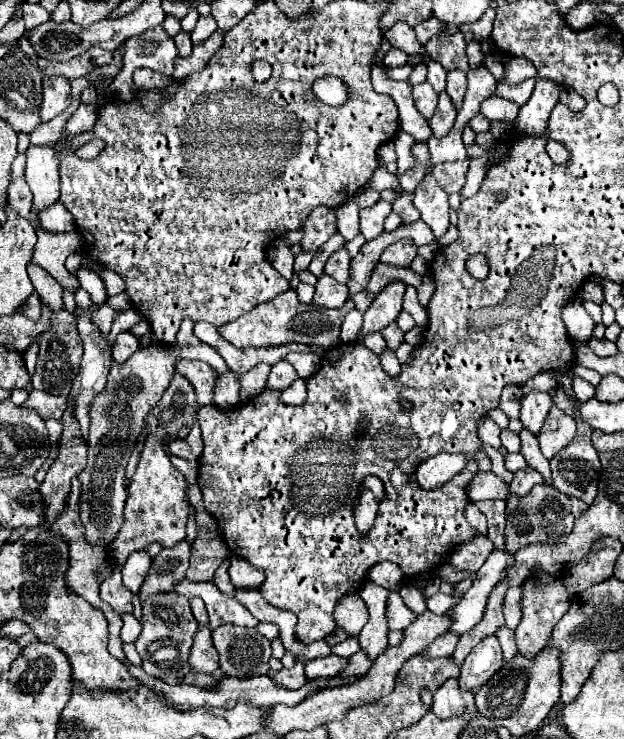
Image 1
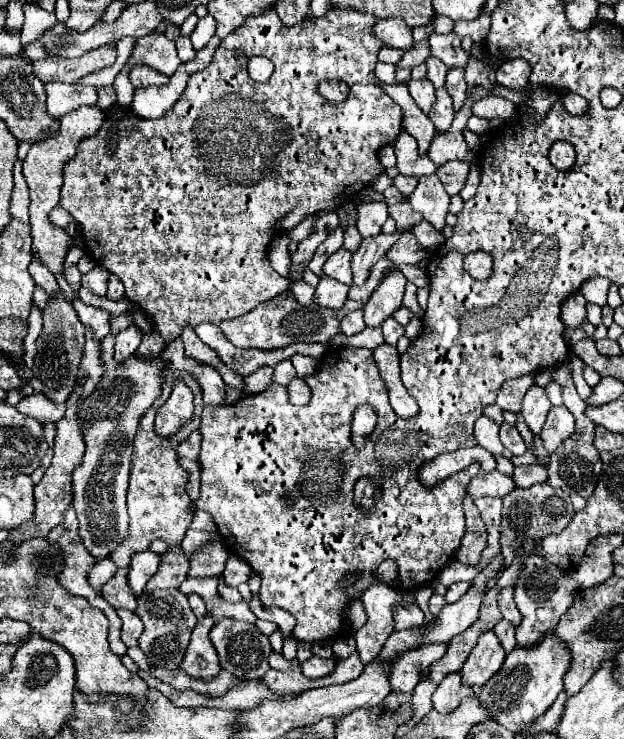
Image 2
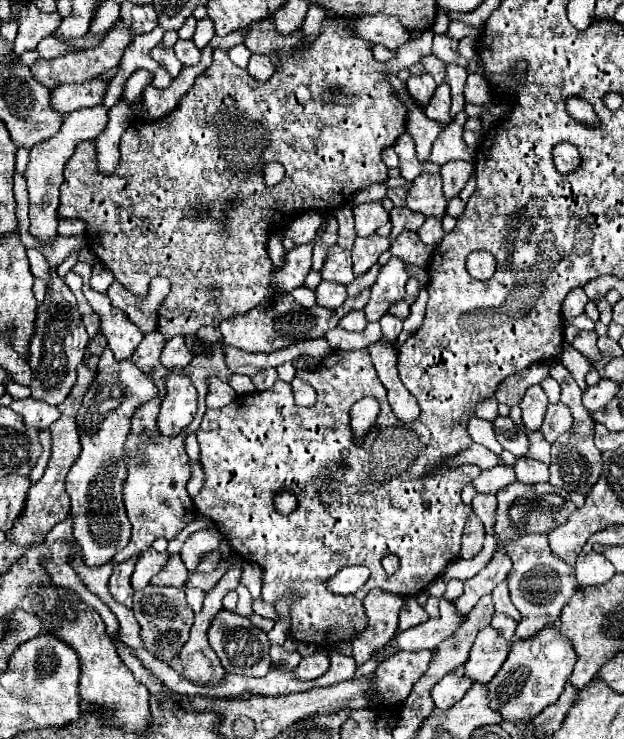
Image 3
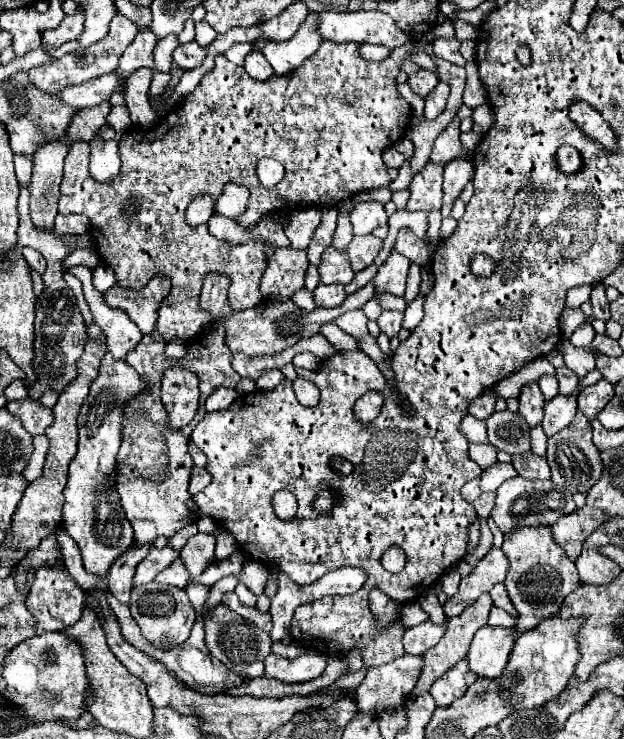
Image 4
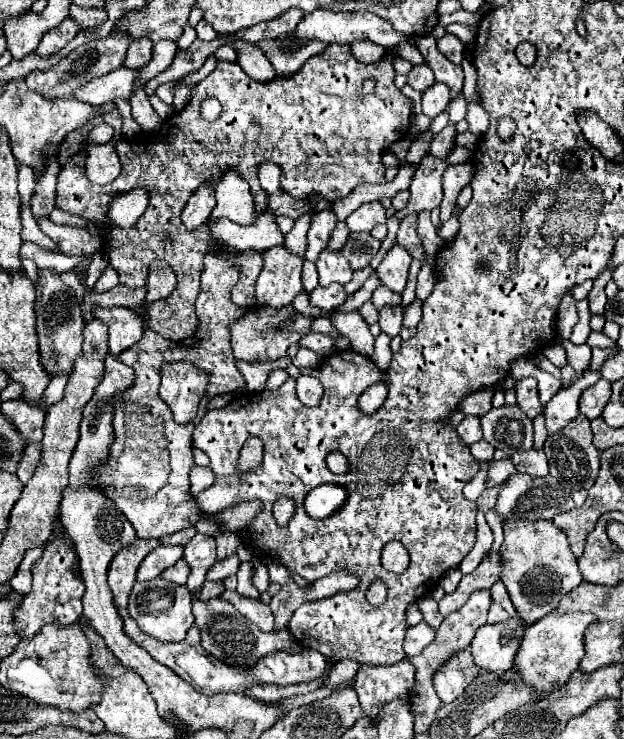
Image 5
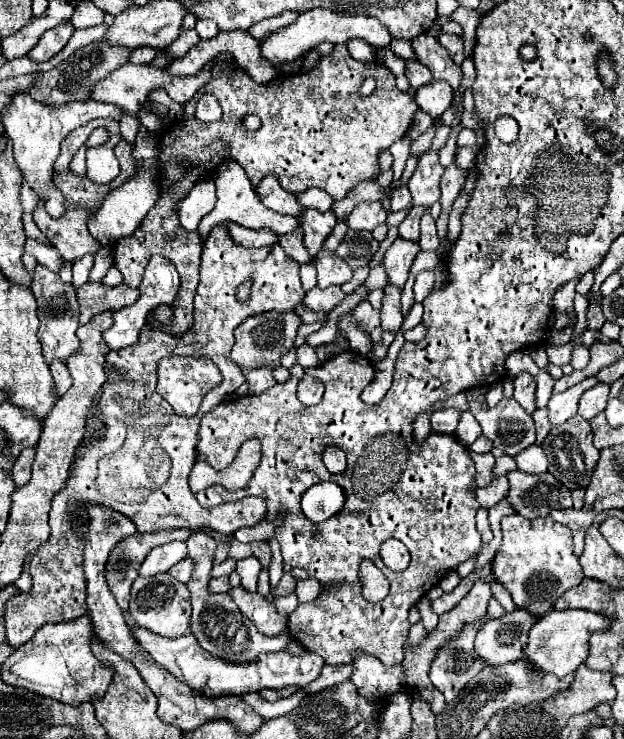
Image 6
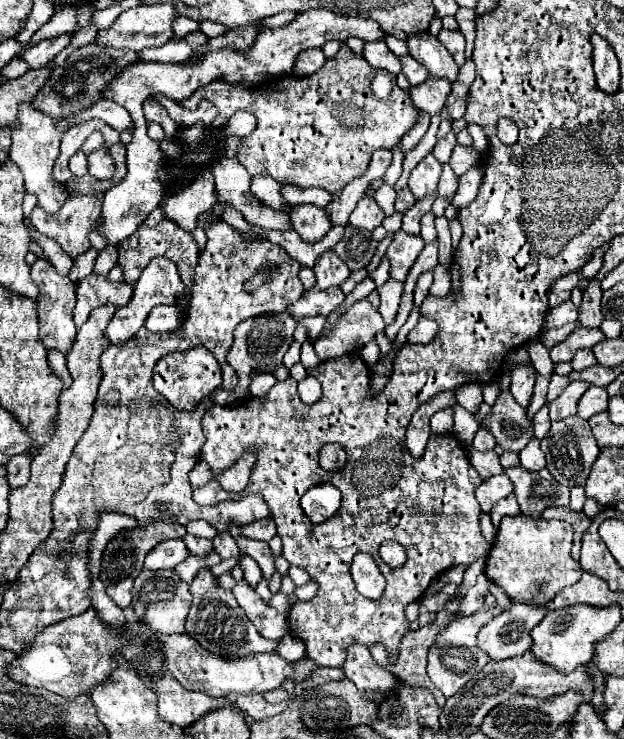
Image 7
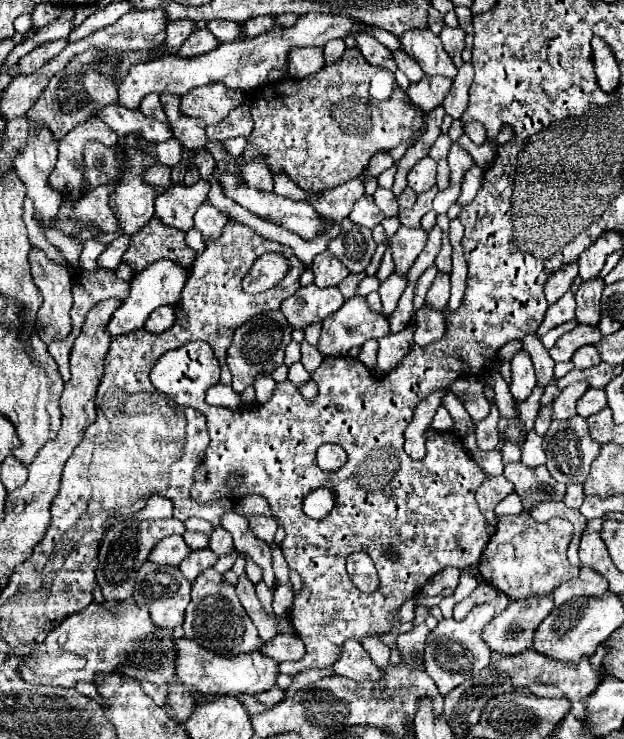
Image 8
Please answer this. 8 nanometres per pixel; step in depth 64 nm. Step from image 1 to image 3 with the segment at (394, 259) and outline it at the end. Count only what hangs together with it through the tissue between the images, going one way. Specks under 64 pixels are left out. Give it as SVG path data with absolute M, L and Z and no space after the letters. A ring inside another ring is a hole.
M402 232L402 234L396 238L396 242L390 246L390 254L392 254L392 256L398 256L400 260L404 260L404 262L408 262L408 264L426 268L428 262L430 262L432 248L426 246L426 244L418 238L418 234Z

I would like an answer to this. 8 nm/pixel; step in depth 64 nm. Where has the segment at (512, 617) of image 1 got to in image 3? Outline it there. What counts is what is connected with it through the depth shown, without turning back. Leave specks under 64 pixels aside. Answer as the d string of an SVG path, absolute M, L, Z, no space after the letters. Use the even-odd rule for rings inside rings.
M502 582L498 584L494 590L492 590L492 600L494 600L494 606L496 610L512 616L514 620L520 620L520 612L514 608L514 604L510 602L510 596L508 596L508 584Z

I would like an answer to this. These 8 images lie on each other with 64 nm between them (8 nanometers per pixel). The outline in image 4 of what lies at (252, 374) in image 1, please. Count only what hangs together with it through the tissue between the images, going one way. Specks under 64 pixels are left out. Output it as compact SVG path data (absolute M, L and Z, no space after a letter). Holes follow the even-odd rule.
M266 370L258 380L256 380L256 388L258 390L272 390L276 388L276 384L280 384L284 380L284 374L280 370Z

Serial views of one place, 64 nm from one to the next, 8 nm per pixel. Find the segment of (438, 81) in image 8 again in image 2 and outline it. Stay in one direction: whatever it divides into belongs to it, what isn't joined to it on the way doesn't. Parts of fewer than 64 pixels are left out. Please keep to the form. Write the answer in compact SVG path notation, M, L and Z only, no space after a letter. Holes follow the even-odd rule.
M446 88L436 90L436 102L432 104L428 118L434 122L438 132L446 132L454 120L454 110L452 110L452 98L448 96Z

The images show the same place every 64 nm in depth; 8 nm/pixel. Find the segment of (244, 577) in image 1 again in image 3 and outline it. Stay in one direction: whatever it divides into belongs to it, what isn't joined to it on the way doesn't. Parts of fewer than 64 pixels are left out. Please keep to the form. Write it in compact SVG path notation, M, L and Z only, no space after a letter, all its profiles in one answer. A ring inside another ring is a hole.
M234 566L234 568L230 568L230 570L222 576L222 580L220 580L210 592L206 592L204 608L196 614L194 626L192 626L192 630L190 630L190 640L184 644L182 652L176 654L174 660L168 662L168 664L170 664L176 672L180 672L186 680L192 680L192 684L208 684L208 686L210 686L210 684L220 684L220 682L224 680L224 676L226 676L226 672L224 672L224 668L220 666L218 658L214 656L212 648L208 648L206 630L208 630L210 622L212 622L212 616L222 608L222 598L224 598L230 590L234 590L238 584L240 584L240 566Z

